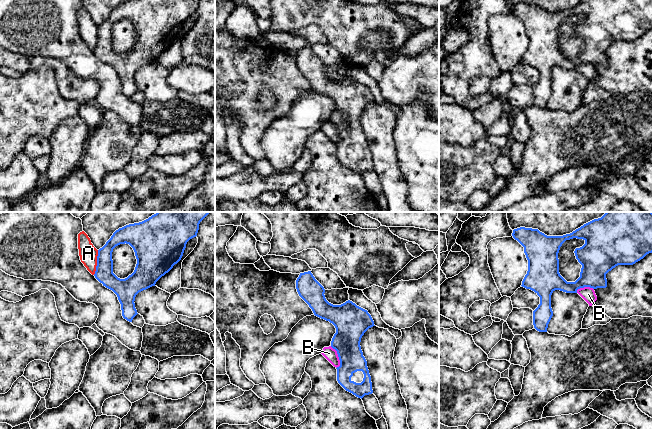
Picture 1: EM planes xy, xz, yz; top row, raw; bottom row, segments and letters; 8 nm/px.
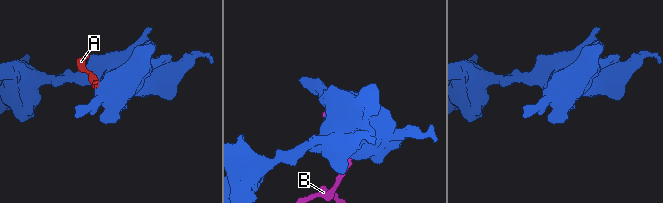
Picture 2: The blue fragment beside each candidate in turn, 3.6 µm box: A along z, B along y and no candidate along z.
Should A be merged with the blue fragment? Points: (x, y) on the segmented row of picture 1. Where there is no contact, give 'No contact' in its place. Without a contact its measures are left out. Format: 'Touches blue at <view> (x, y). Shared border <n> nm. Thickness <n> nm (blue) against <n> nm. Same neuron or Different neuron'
Touches blue at xy (97, 262). Shared border 200 nm. Thickness 150 nm (blue) against 150 nm. Different neuron

